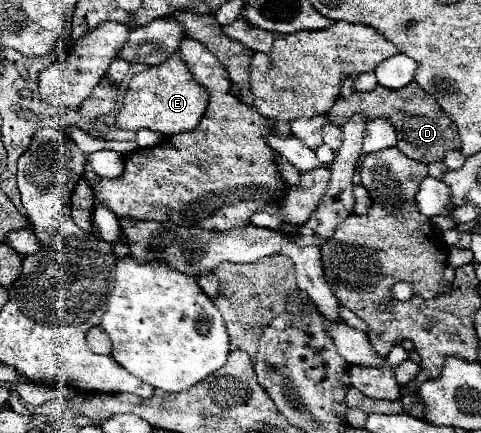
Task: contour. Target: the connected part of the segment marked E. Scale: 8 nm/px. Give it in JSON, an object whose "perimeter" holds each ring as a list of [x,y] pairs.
{"perimeter":[[[176,51],[164,63],[148,67],[146,71],[132,77],[124,95],[124,105],[116,115],[114,127],[130,131],[152,129],[162,135],[192,131],[200,123],[208,107],[208,97],[210,97],[208,89],[192,79],[186,63],[180,57],[180,51]]]}

